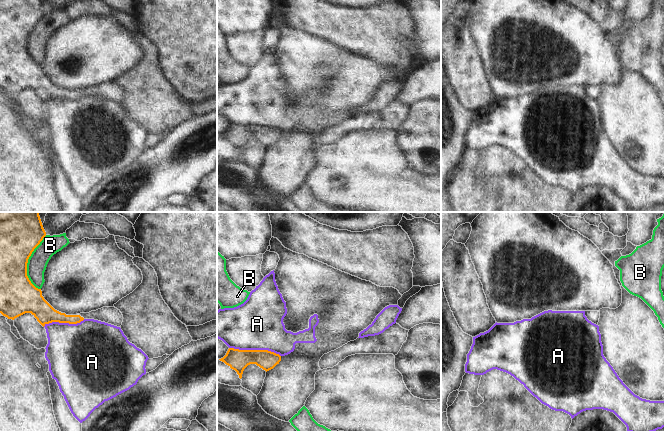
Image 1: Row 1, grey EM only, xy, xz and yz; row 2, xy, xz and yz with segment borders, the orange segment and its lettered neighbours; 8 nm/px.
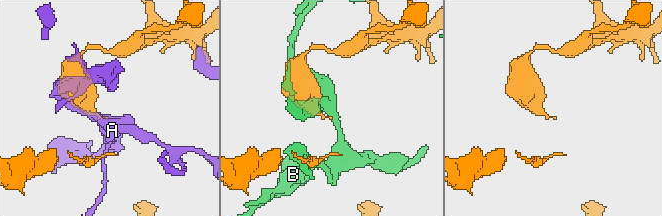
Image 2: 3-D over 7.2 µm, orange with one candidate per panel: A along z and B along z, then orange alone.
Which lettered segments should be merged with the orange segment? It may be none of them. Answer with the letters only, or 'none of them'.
none of them

